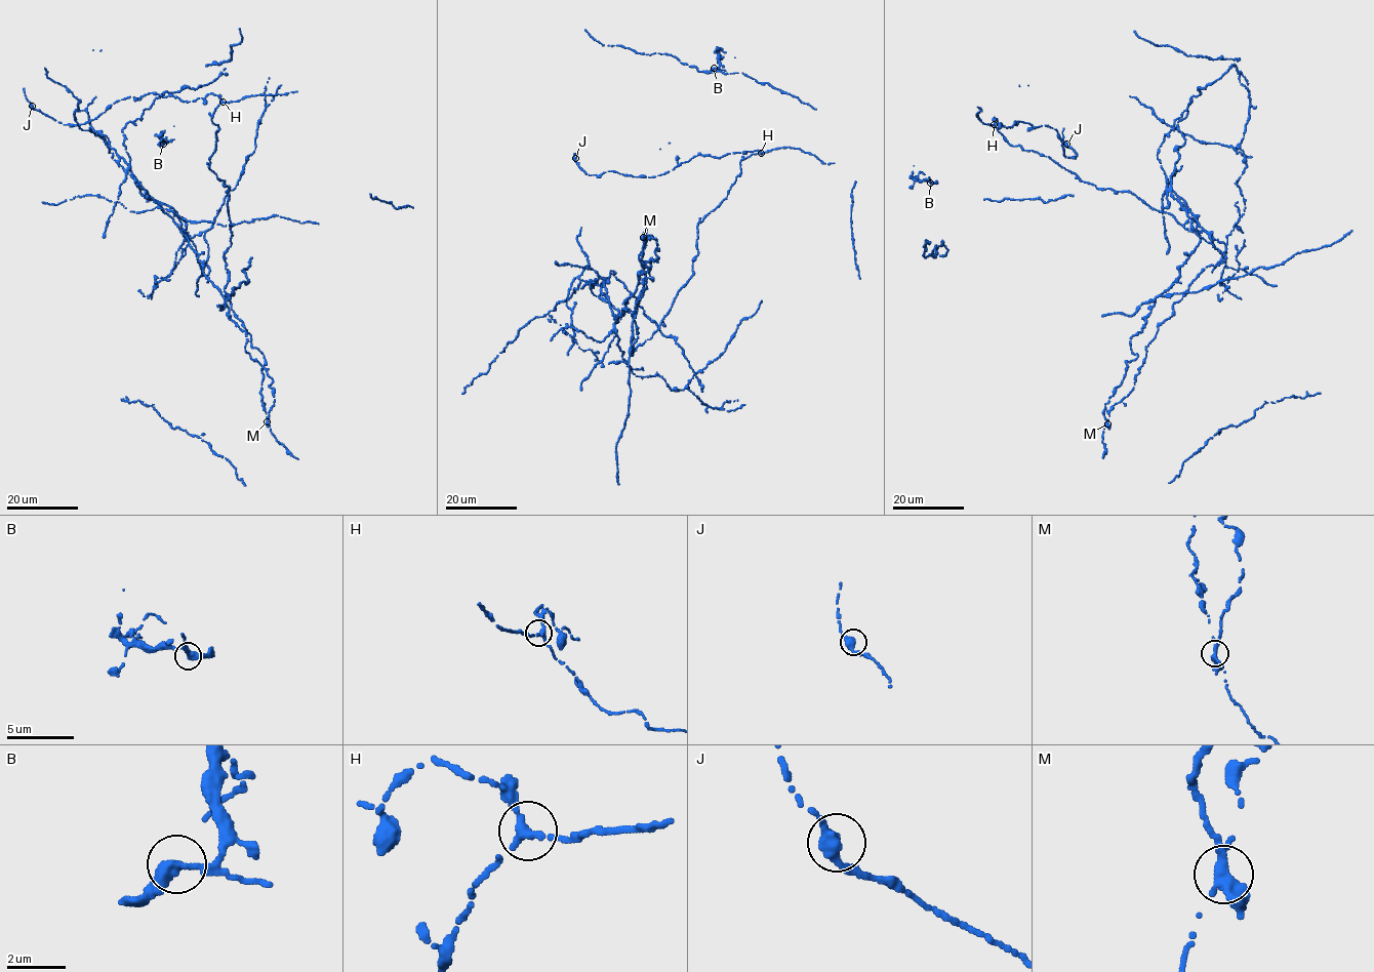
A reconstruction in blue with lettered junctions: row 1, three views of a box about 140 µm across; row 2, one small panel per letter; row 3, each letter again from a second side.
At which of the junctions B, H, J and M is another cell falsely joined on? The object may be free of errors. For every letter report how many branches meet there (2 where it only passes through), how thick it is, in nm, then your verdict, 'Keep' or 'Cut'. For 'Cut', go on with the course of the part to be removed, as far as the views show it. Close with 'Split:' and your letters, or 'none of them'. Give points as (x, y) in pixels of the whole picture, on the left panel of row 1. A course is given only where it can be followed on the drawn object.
B: Branches: 2. Thickness 360 nm. Keep
H: Branches: 3. Thickness 260 nm. Keep
J: Branches: 2. Thickness 400 nm. Keep
M: Branches: 3. Thickness 320 nm. Cut
Split: M

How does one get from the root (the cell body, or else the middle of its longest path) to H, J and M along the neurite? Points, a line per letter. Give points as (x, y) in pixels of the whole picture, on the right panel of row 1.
H: (1203, 270), (1225, 255), (1171, 214), (1130, 192), (1097, 189), (1048, 156), (1012, 146), (994, 124)
J: (1203, 270), (1225, 255), (1130, 192), (1011, 146), (993, 119), (1050, 126), (1075, 158), (1066, 144)
M: (1203, 270), (1186, 292), (1157, 297), (1130, 338), (1138, 356), (1105, 404), (1106, 423)

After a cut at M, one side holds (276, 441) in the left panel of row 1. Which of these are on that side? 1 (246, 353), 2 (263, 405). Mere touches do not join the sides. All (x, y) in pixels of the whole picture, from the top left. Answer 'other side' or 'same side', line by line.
1: other side
2: same side

